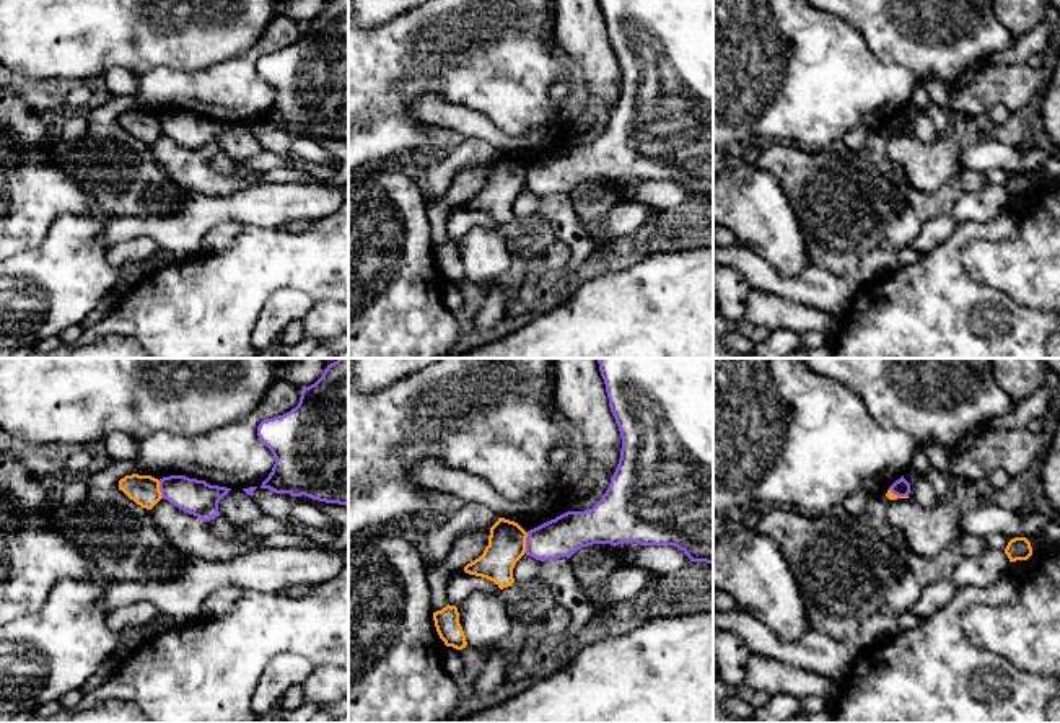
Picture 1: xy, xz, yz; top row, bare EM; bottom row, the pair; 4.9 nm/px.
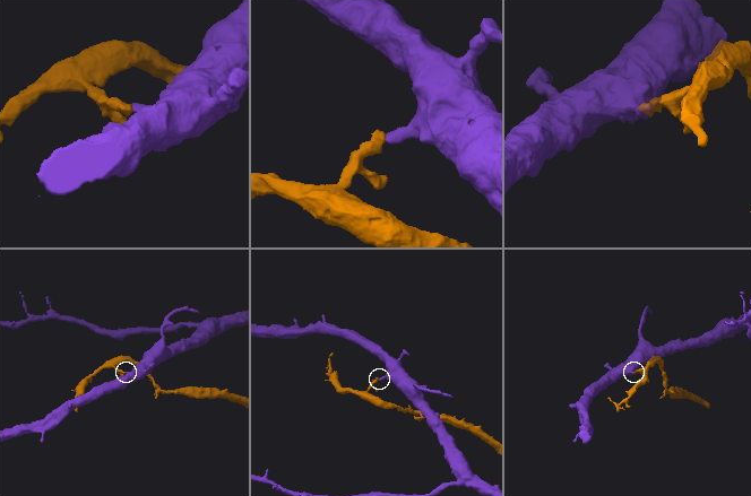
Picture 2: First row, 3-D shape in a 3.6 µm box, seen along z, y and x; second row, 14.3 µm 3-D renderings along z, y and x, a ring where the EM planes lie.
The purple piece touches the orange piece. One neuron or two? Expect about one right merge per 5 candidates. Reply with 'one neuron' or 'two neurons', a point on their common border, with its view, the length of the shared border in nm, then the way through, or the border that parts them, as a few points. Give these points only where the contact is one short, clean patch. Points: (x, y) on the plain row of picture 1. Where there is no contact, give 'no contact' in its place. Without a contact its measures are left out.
two neurons; contact xz (526, 178); length 110 nm; border xz (528, 168), (523, 188)

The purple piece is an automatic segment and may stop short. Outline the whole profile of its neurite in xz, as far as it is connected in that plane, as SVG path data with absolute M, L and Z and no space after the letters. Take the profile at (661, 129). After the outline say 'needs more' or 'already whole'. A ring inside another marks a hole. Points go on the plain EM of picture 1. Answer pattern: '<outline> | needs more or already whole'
M599 0L609 42L622 73L617 104L602 134L585 147L567 147L531 166L526 191L570 194L593 179L674 181L690 197L713 199L713 0Z | already whole

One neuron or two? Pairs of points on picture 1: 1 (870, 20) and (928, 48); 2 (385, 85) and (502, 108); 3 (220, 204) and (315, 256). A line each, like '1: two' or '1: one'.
1: one
2: one
3: two

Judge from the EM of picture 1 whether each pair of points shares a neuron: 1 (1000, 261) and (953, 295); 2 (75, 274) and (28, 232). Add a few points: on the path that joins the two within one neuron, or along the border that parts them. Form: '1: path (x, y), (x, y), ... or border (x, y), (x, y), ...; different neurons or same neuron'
1: border (966, 243), (966, 272), (1008, 297); different neurons
2: border (67, 214), (52, 222), (36, 246), (17, 254); different neurons

